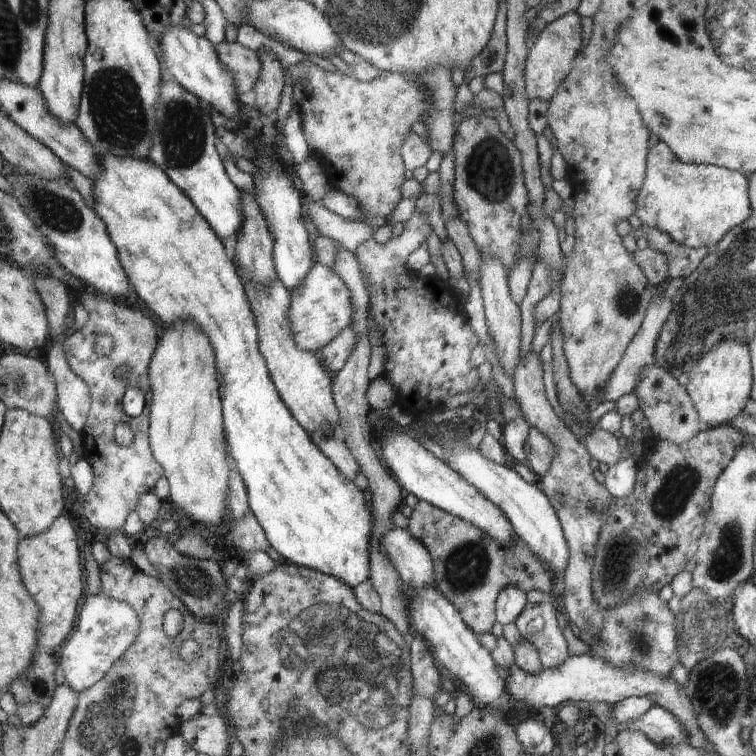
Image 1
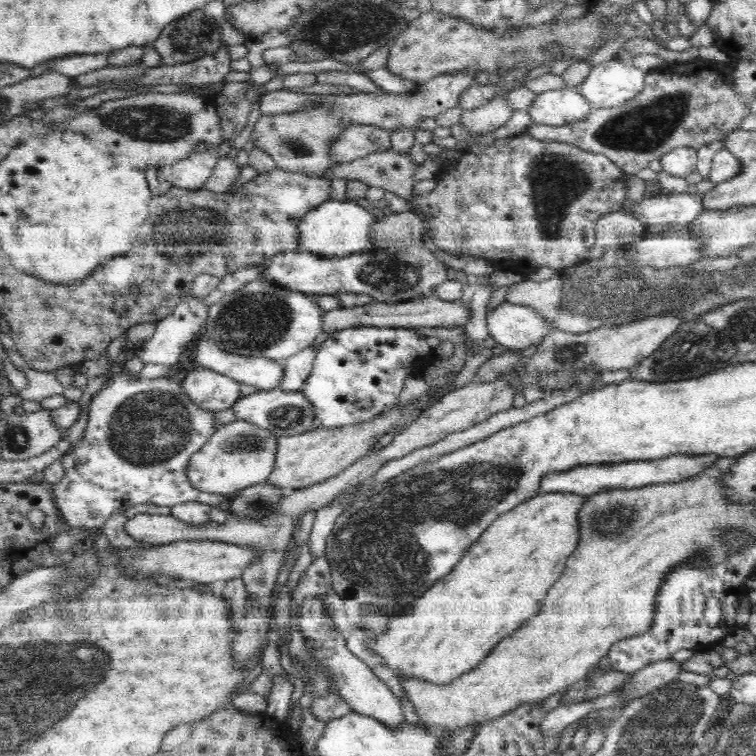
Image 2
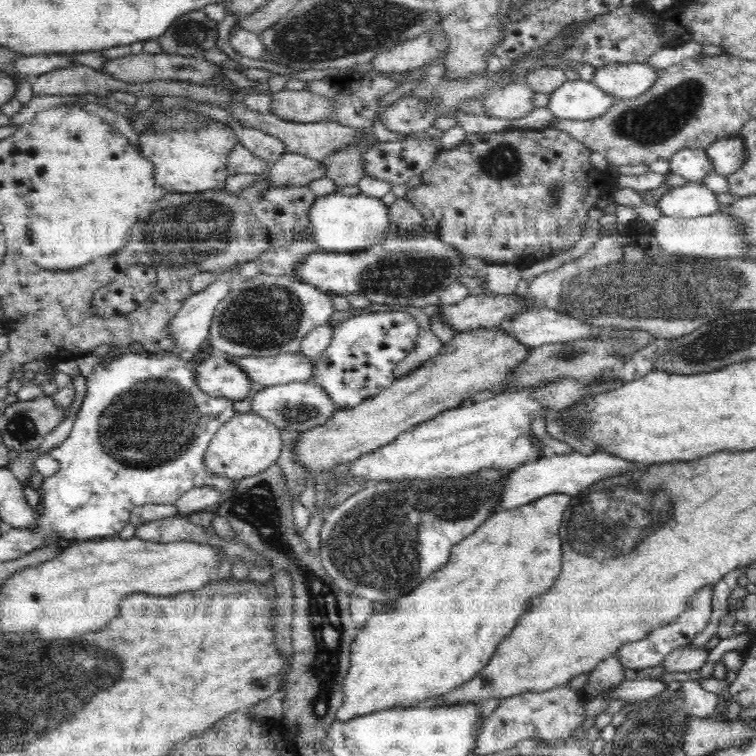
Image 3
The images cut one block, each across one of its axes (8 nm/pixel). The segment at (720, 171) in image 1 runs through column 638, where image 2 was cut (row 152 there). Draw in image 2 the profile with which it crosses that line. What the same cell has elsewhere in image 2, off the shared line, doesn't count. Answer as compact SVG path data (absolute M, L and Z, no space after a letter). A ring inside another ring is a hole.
M197 147L196 152L172 166L164 166L157 174L159 181L167 180L172 187L198 190L204 187L205 182L212 176L214 166L218 162L218 147L205 150Z

